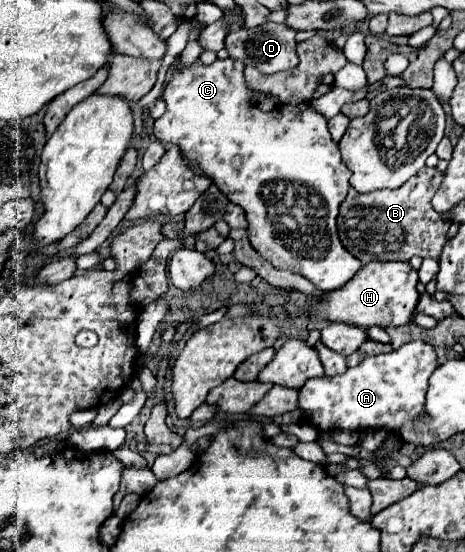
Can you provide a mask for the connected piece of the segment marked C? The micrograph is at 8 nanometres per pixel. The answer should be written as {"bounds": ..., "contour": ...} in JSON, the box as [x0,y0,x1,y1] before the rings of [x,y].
{"bounds":[155,58,363,292],"contour":[[[225,58],[209,66],[197,60],[191,68],[183,72],[177,70],[173,80],[165,86],[163,100],[167,102],[167,112],[155,120],[155,136],[161,142],[177,144],[197,172],[209,174],[219,190],[245,210],[249,240],[267,262],[275,268],[305,276],[323,292],[339,290],[363,266],[343,248],[337,236],[337,212],[347,196],[351,170],[341,162],[339,146],[327,130],[327,120],[309,104],[279,104],[269,112],[261,112],[255,102],[251,102],[244,68],[245,64]]]}

